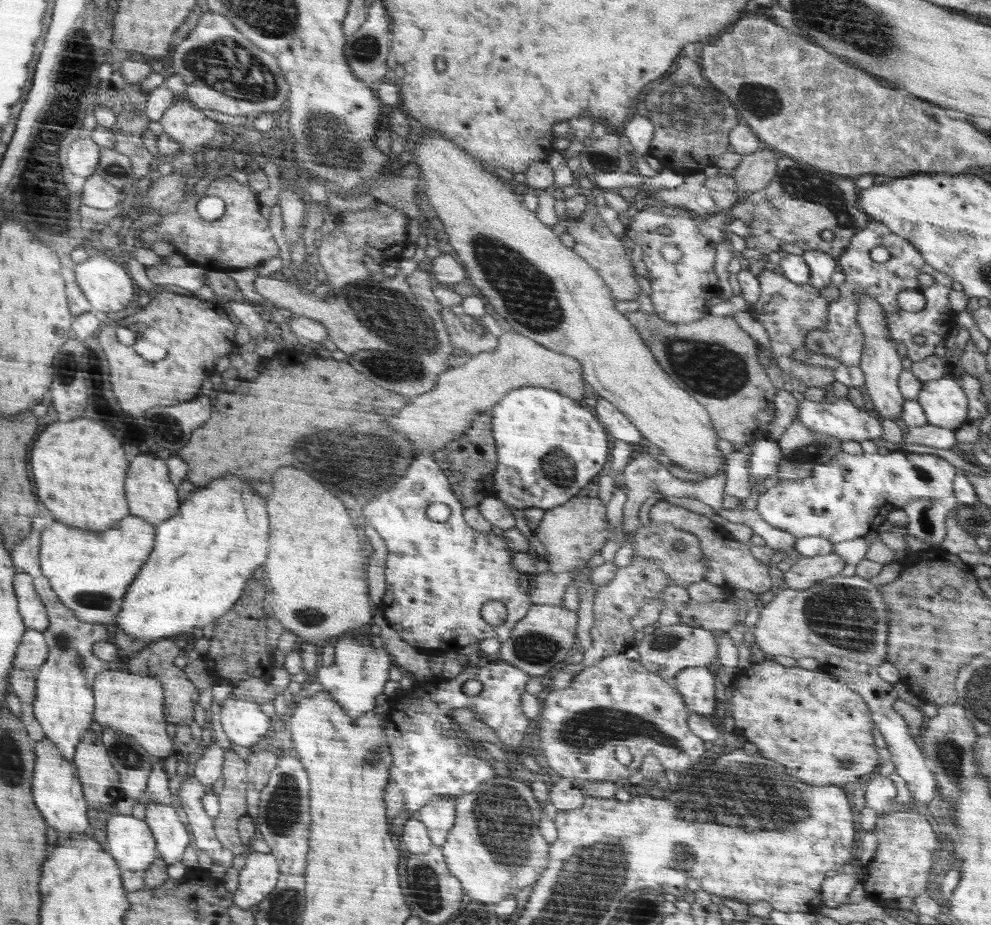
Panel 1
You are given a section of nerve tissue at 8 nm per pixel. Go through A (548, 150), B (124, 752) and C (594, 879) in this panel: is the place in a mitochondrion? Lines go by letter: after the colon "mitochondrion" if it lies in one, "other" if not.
A: other
B: mitochondrion
C: mitochondrion

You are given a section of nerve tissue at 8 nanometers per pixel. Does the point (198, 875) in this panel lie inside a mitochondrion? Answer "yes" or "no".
no

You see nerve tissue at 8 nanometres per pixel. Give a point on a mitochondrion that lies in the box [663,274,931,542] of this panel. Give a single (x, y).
(807, 454)

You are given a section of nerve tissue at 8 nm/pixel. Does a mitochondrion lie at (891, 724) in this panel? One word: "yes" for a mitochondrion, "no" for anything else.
no

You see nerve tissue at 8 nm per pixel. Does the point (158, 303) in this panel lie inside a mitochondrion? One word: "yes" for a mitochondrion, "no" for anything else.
no

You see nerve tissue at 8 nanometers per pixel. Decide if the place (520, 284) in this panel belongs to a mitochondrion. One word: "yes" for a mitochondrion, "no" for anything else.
yes

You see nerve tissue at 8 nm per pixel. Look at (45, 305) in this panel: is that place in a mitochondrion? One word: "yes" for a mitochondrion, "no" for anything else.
no

